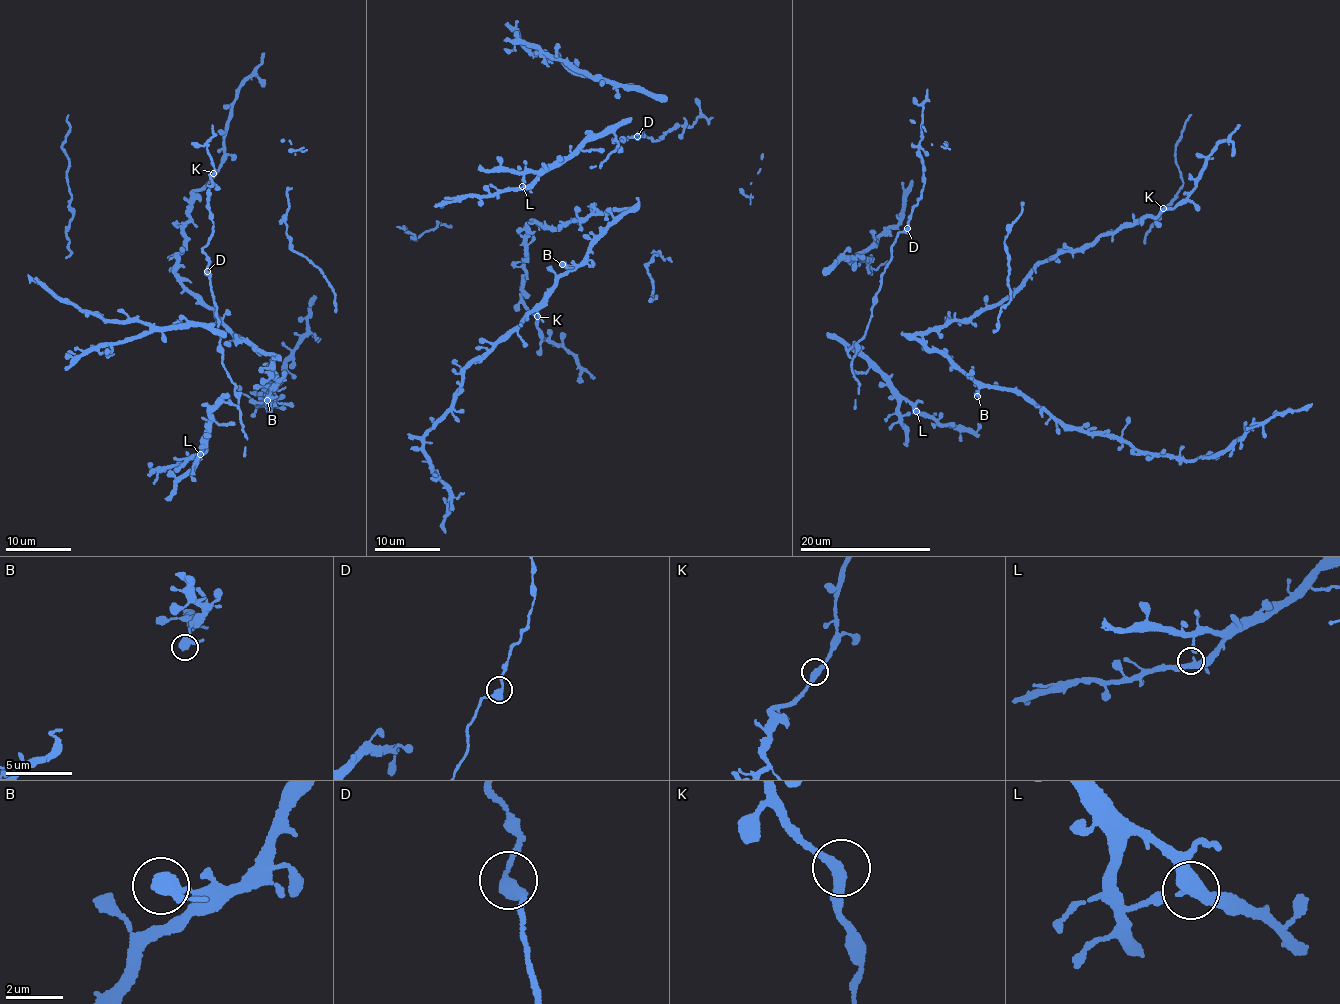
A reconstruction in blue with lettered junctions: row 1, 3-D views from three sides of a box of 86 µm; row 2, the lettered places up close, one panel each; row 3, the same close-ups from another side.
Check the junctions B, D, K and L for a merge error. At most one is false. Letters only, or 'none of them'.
none of them

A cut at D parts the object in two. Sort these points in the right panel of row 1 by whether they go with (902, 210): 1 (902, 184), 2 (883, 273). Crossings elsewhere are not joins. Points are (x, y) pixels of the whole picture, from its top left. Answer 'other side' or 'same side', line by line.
1: same side
2: other side

